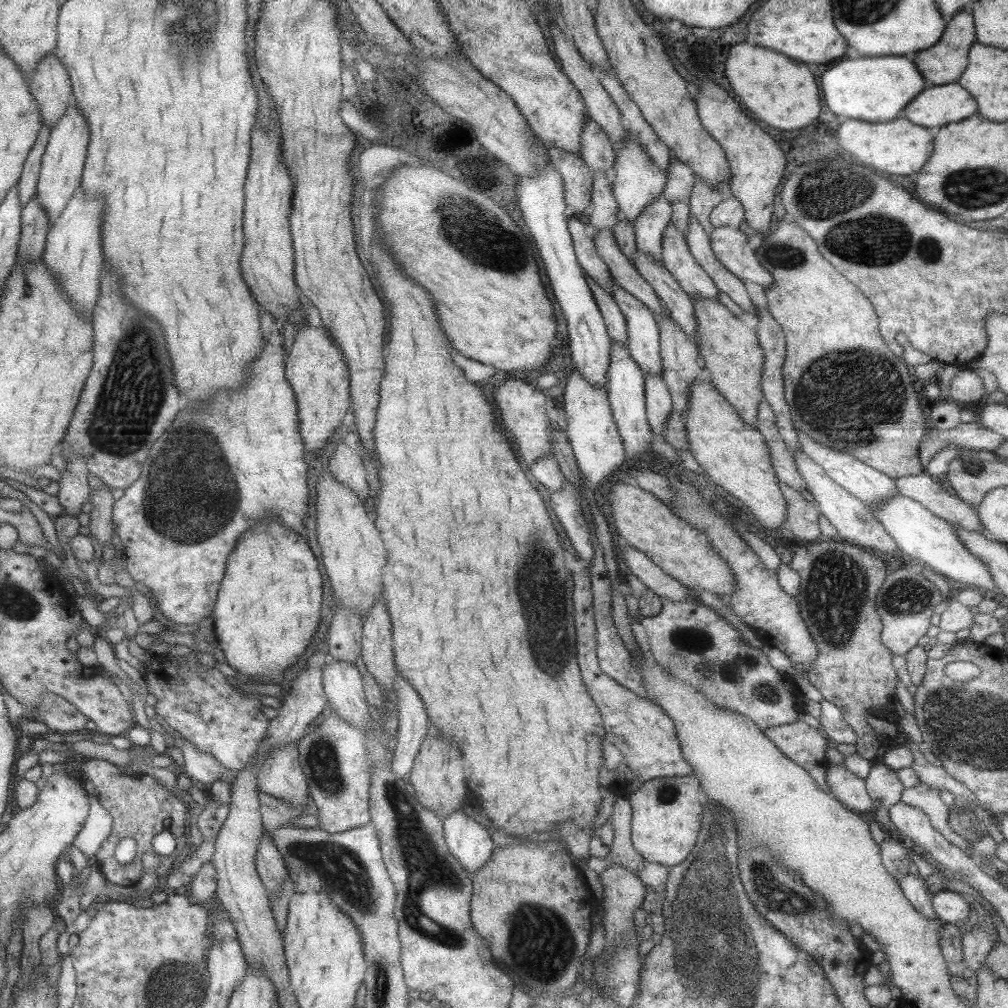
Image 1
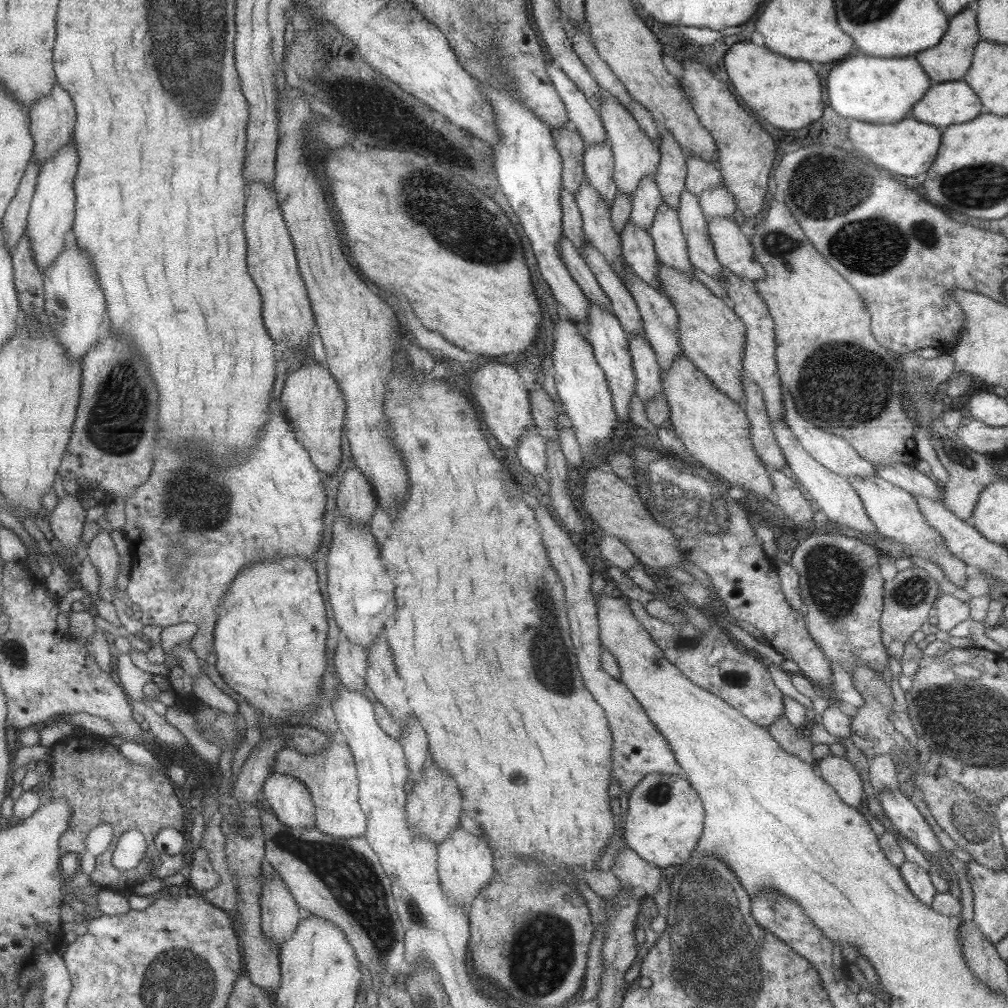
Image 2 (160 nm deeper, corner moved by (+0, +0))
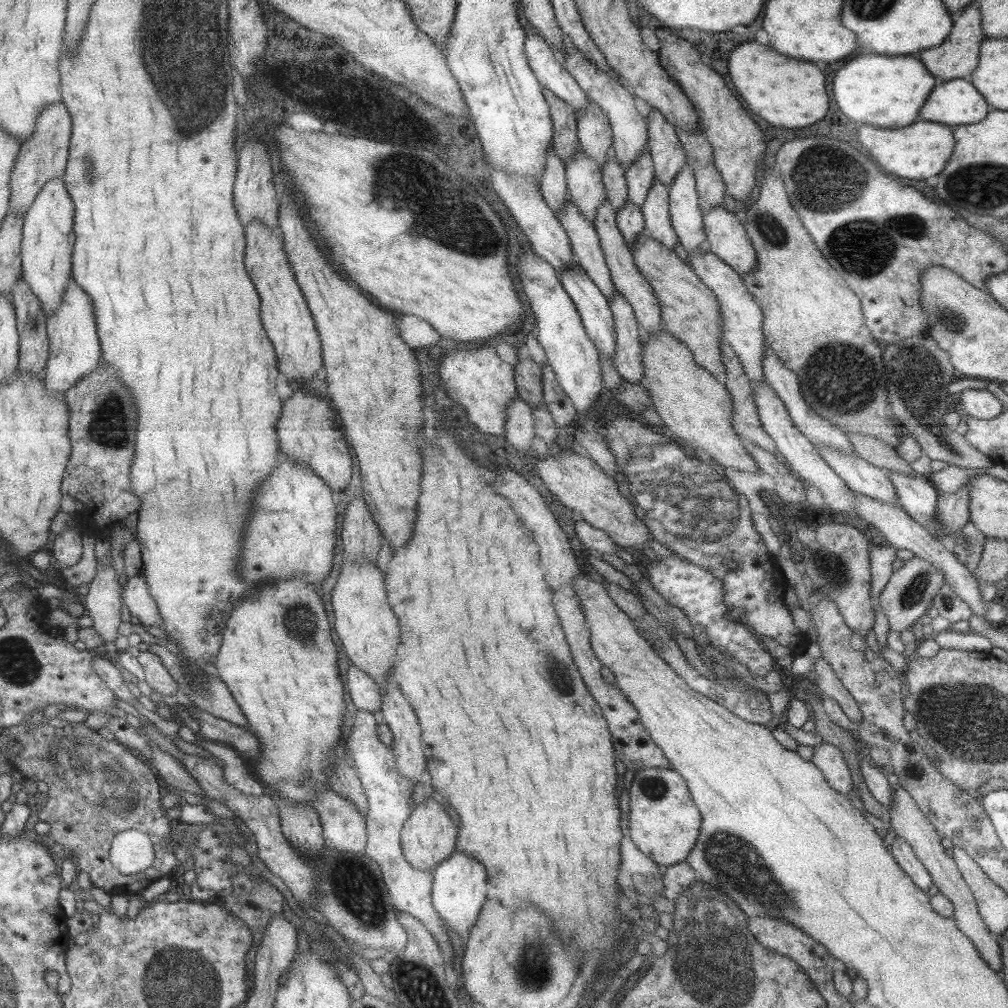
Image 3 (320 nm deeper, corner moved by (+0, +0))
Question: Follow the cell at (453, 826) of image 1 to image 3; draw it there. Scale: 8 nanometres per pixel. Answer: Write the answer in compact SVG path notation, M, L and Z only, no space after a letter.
M454 850L445 860L442 860L432 872L432 887L430 890L431 904L435 912L441 917L441 920L448 926L456 942L461 943L458 939L460 932L468 932L473 923L477 920L479 911L486 901L489 883L485 868L479 864L475 858L469 858L466 854L461 854Z

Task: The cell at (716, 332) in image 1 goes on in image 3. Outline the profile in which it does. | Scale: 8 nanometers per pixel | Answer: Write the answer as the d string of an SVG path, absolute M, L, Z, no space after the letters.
M645 231L634 236L629 249L633 264L657 297L663 329L683 343L703 369L712 375L724 372L718 343L722 339L721 319L713 292L697 278L688 263L675 255L673 250L654 241Z

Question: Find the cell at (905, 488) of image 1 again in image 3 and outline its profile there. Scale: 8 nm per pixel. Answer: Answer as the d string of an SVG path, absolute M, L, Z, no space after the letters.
M847 433L845 435L856 455L869 462L869 464L885 469L886 472L893 471L929 480L929 476L913 475L909 463L896 453L894 446L889 446L878 438L861 433Z

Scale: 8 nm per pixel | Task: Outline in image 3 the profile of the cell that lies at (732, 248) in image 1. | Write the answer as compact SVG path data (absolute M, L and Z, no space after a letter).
M722 206L702 209L702 224L707 250L736 273L747 272L756 265L755 249L734 213Z

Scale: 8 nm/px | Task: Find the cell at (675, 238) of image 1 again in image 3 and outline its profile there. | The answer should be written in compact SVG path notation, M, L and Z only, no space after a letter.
M654 178L639 207L644 220L644 231L660 245L673 250L678 238L669 220L668 187Z

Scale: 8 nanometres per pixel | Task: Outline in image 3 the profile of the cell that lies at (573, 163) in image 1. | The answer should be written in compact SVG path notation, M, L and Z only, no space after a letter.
M543 87L541 92L547 101L552 123L552 149L565 162L579 148L576 135L576 112L573 112L573 108L569 106L569 103L557 98L547 87Z

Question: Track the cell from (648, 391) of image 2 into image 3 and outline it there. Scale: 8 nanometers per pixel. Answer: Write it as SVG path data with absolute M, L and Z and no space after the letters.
M613 291L607 304L615 331L615 346L611 363L623 379L638 384L644 377L640 351L646 338L640 334L630 304L619 293Z

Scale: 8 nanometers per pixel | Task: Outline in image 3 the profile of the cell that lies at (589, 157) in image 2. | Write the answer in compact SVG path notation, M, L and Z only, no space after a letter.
M588 100L586 105L581 112L576 112L579 148L602 170L605 156L609 154L607 150L612 146L612 132L598 104Z

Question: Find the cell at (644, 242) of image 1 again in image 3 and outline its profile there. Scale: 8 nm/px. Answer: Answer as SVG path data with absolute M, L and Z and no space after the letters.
M645 147L624 170L628 199L638 207L644 201L654 179L654 168L649 148Z

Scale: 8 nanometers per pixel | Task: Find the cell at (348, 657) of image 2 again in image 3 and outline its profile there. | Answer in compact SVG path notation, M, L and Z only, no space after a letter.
M351 664L345 675L344 682L347 684L345 688L347 688L355 708L369 713L379 711L382 694L378 684L375 684L372 678Z

